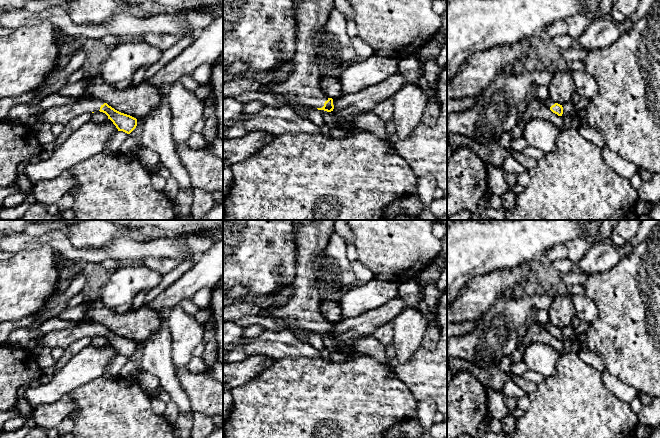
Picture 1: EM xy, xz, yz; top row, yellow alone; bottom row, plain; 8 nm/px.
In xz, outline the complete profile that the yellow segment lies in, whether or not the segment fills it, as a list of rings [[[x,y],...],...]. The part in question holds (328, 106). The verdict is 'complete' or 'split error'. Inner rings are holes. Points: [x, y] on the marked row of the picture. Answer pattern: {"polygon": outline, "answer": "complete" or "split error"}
{"polygon": [[[294,0],[294,2],[295,16],[298,23],[295,54],[293,56],[295,68],[288,79],[276,84],[272,89],[266,90],[266,92],[283,96],[287,100],[285,106],[291,108],[296,105],[302,105],[311,109],[316,108],[331,112],[334,109],[333,99],[328,98],[319,85],[321,66],[316,59],[313,39],[326,24],[330,12],[334,9],[334,0]]], "answer": "split error"}

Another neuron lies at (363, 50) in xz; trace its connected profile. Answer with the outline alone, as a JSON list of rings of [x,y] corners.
[[[360,36],[351,39],[352,46],[359,59],[367,59],[374,55],[372,47],[367,44]]]

